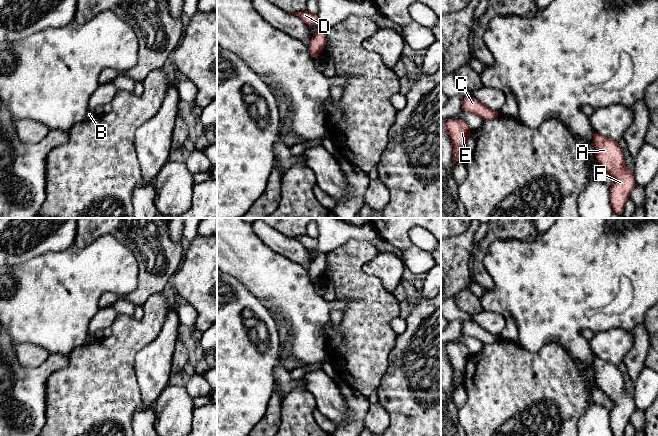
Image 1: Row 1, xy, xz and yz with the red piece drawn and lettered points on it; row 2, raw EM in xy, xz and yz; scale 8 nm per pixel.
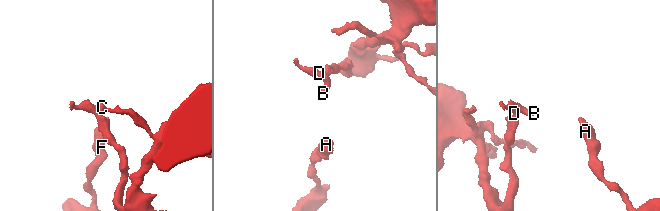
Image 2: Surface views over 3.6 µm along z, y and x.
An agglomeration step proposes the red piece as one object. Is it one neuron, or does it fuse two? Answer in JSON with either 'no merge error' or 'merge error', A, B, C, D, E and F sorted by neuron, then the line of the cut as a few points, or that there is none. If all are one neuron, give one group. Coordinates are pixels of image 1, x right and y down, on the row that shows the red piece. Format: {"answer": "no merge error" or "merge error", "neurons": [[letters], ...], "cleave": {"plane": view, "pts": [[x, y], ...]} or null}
{"answer": "no merge error", "neurons": [["A", "B", "C", "D", "E", "F"]], "cleave": null}

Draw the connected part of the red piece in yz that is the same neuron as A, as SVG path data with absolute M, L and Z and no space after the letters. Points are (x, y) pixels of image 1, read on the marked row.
M593 131L595 157L613 178L609 188L613 213L622 217L626 201L635 187L633 171L625 167L625 159L618 141Z

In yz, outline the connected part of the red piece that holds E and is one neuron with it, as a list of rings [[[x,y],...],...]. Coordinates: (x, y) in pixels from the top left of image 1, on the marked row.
[[[448,120],[443,124],[443,128],[448,132],[453,143],[453,168],[455,164],[464,156],[465,145],[470,137],[471,130],[467,123],[462,120]]]

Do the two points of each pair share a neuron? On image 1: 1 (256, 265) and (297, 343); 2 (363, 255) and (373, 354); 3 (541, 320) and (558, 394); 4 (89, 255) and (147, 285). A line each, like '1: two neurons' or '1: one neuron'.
1: one neuron
2: one neuron
3: two neurons
4: two neurons

